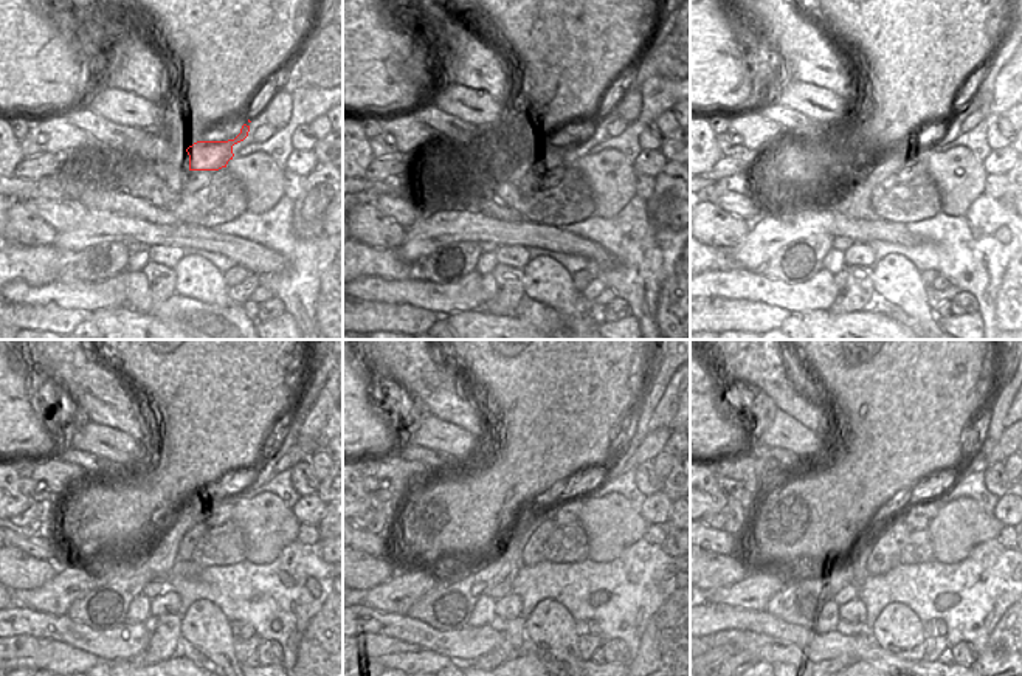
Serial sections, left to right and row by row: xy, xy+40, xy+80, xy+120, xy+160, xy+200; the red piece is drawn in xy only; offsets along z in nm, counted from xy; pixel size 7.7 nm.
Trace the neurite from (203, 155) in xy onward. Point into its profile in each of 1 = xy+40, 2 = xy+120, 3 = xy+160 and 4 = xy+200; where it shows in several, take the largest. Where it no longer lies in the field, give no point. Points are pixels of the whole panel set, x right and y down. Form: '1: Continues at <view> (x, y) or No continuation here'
1: Continues at xy+40 (549, 157)
2: Continues at xy+120 (104, 608)
3: Continues at xy+160 (447, 607)
4: Continues at xy+200 (801, 602)

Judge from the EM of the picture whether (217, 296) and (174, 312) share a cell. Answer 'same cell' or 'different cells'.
different cells

